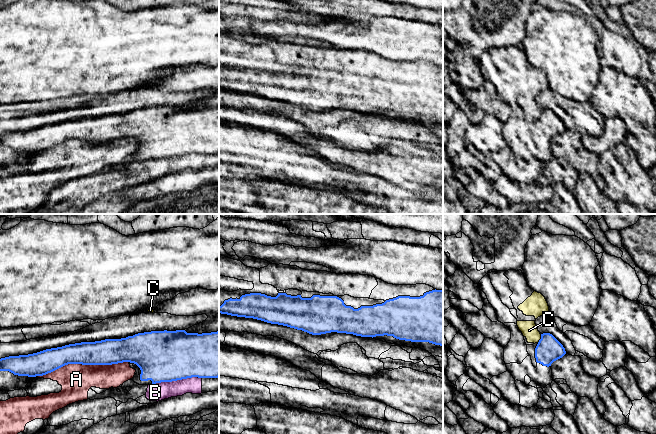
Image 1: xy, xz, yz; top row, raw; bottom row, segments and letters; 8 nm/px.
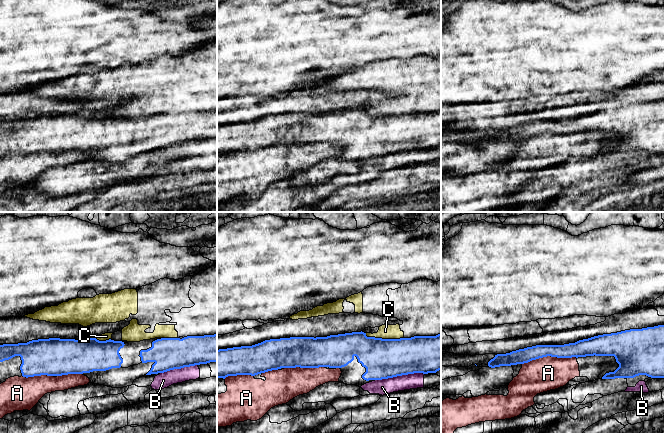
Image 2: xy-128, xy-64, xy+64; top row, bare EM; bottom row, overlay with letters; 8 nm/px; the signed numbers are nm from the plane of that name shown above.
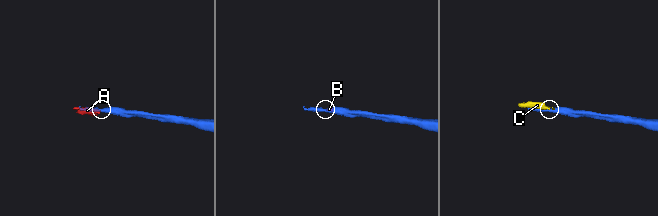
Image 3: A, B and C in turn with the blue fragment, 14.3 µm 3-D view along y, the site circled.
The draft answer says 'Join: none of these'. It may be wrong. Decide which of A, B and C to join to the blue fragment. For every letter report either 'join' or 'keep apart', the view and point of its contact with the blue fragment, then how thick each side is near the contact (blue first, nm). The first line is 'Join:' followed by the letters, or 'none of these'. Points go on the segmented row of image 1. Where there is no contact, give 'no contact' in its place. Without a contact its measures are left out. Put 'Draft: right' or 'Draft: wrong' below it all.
Join: none of these
A: keep apart; contact xy (83, 364); calibres 200 and 260 nm
B: keep apart; contact xy (176, 380); calibres 420 and 140 nm
C: keep apart; contact yz (541, 338); calibres 200 and 130 nm
Draft: right

